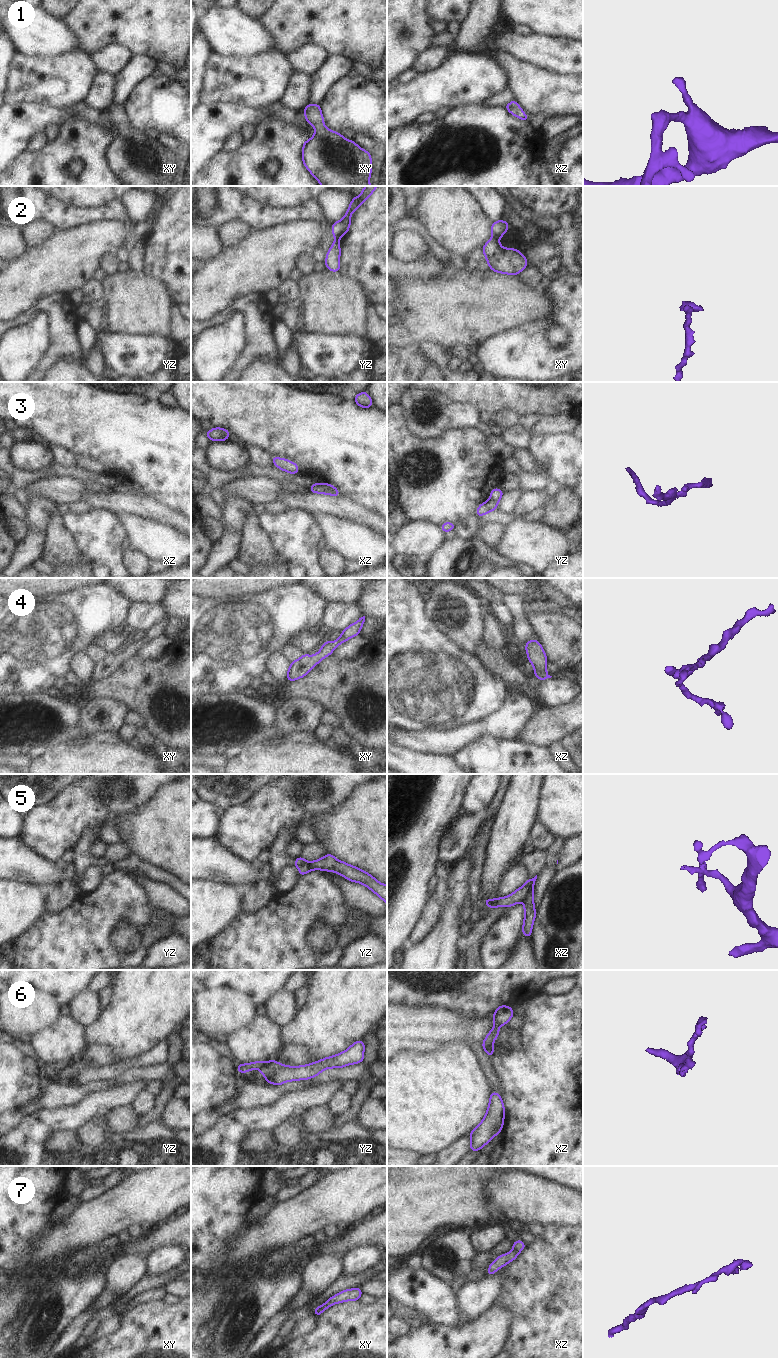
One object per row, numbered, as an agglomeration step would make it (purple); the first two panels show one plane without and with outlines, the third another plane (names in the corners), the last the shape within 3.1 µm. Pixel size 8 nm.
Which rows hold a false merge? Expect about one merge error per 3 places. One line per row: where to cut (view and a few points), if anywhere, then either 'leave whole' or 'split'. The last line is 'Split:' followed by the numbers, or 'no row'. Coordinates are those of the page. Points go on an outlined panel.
1: no cut; leave whole
2: cut in yz along (339, 237), (335, 239); split
3: cut in yz along (489, 499), (497, 502); split
4: cut in xz along (534, 668), (546, 673); split
5: cut in xz along (532, 879), (532, 886), (522, 900); split
6: cut in yz along (267, 1062), (258, 1068); split
7: cut in xz along (513, 1249), (517, 1253); split
Split: 2, 3, 4, 5, 6, 7

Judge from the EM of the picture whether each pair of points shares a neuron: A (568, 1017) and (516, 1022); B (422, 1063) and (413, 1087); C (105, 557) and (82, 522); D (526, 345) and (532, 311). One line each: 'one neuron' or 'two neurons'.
A: two neurons
B: one neuron
C: one neuron
D: two neurons

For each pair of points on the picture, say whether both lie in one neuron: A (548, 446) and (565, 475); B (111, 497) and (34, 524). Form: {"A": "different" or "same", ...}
{"A": "same", "B": "different"}

